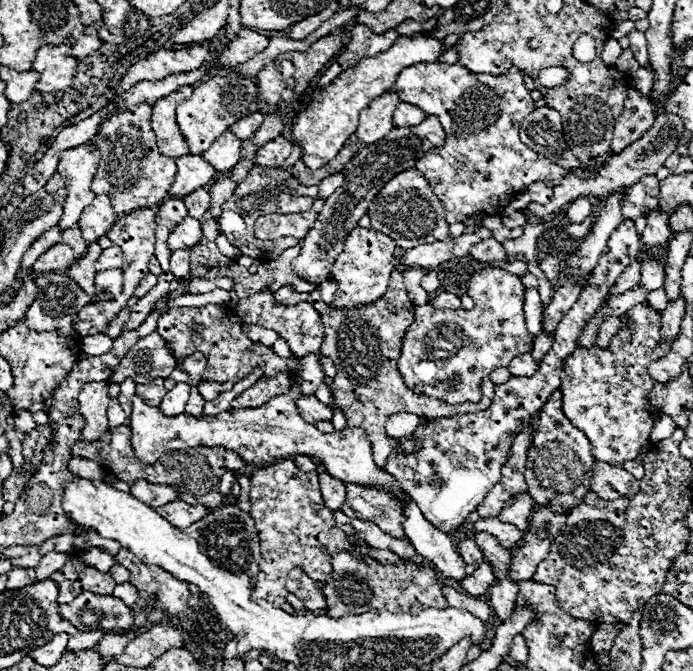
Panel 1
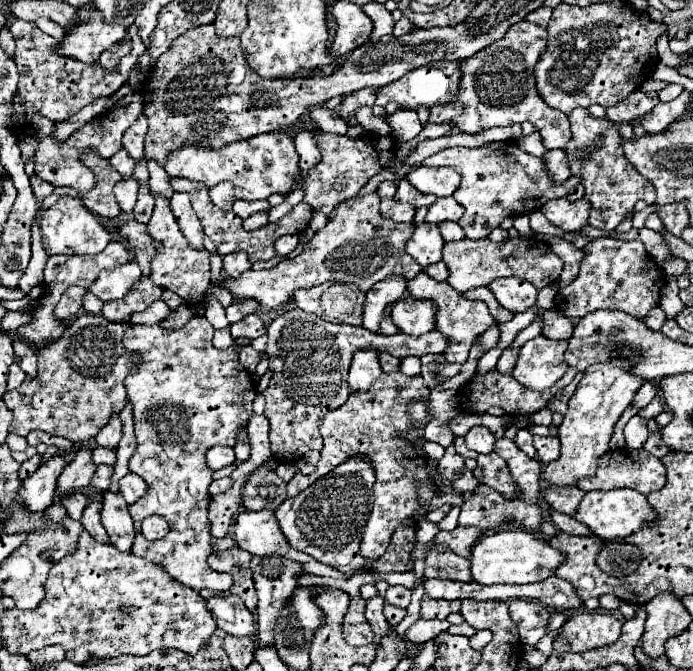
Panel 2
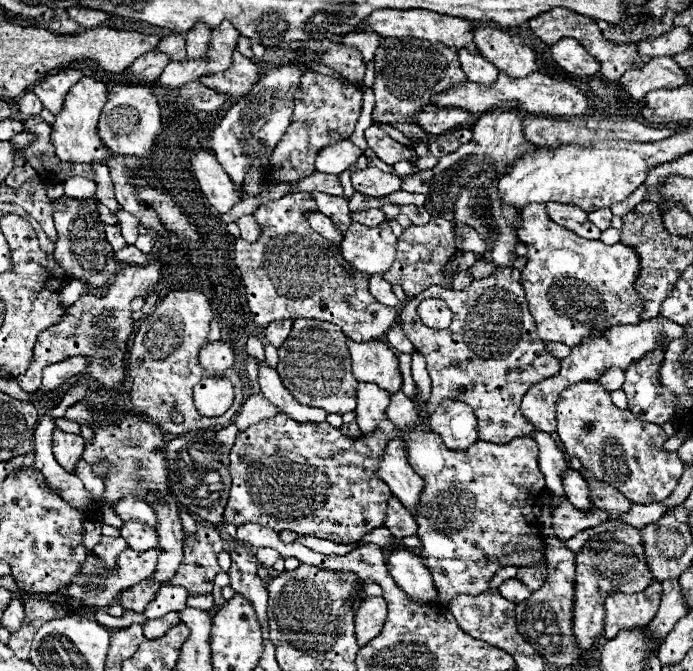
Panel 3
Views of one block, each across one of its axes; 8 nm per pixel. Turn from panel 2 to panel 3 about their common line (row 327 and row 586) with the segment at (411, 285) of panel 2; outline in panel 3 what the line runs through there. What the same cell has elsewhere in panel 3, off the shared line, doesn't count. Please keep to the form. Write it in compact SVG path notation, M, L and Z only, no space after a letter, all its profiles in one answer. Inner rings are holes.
M414 430L406 438L406 446L410 464L426 480L426 490L422 492L424 514L474 514L474 522L466 520L464 528L436 528L424 516L418 520L418 536L422 546L426 546L420 558L432 572L442 604L448 604L454 596L478 596L486 592L492 576L510 564L510 556L512 566L522 566L518 550L524 550L524 566L542 560L542 534L532 510L546 482L538 466L534 440L518 438L504 446L478 440L466 452L458 452L446 448L438 434ZM442 546L448 546L448 558L430 552Z

